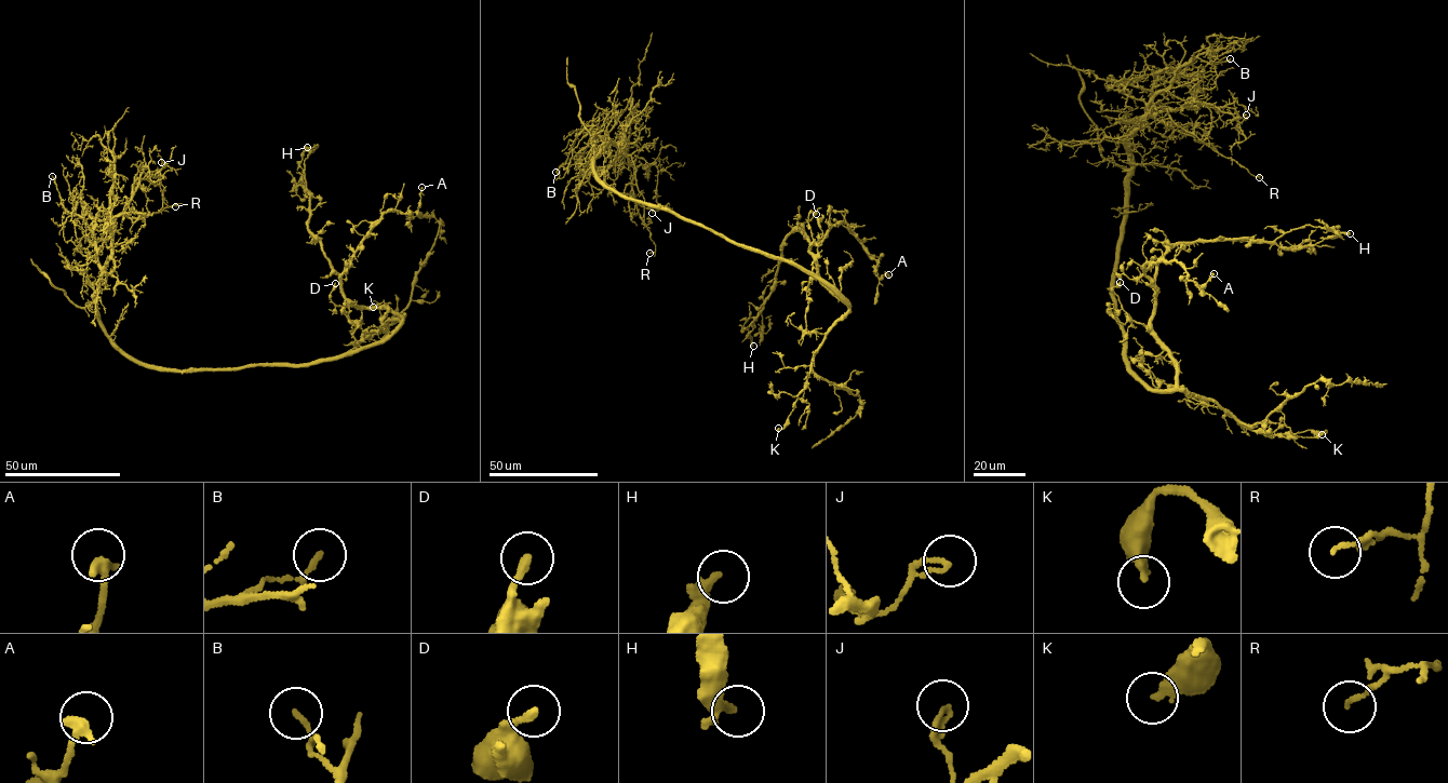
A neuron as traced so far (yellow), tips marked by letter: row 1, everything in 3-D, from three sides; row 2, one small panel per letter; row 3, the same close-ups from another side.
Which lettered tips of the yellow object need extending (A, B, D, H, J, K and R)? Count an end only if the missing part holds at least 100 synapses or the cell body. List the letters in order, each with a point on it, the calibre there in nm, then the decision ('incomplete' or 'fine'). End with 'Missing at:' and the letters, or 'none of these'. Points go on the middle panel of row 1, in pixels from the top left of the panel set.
A: (888, 274) | 320 nm | fine
B: (555, 172) | 140 nm | fine
D: (816, 214) | 260 nm | fine
H: (753, 346) | 220 nm | fine
J: (652, 213) | 140 nm | fine
K: (778, 428) | 400 nm | fine
R: (649, 253) | 90 nm | fine
Missing at: none of these

